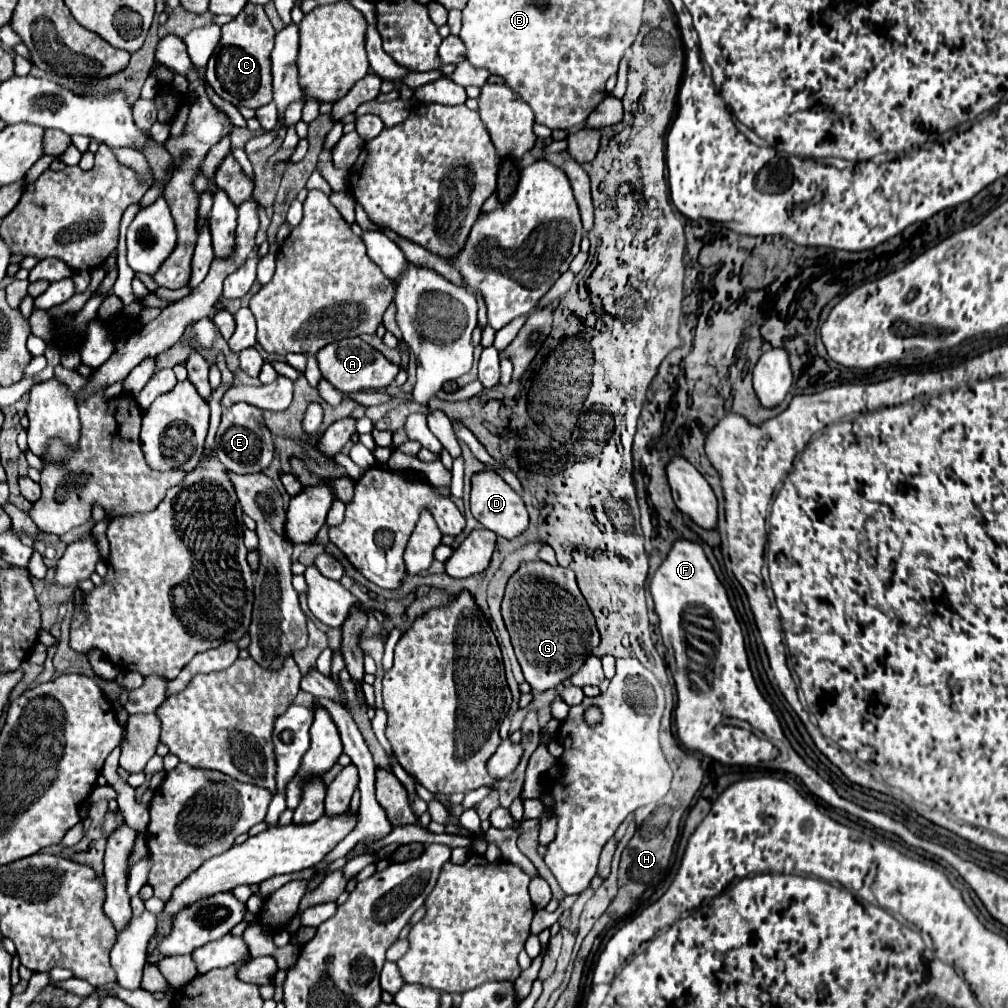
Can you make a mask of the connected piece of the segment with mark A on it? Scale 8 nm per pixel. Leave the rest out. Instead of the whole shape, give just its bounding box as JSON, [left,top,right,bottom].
[316,337,400,393]

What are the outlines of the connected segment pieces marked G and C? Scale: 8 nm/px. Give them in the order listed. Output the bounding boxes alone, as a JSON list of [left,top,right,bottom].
[[502,561,596,691],[206,11,274,109]]

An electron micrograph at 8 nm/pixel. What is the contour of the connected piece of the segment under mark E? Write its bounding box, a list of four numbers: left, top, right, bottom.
[216,403,274,473]

